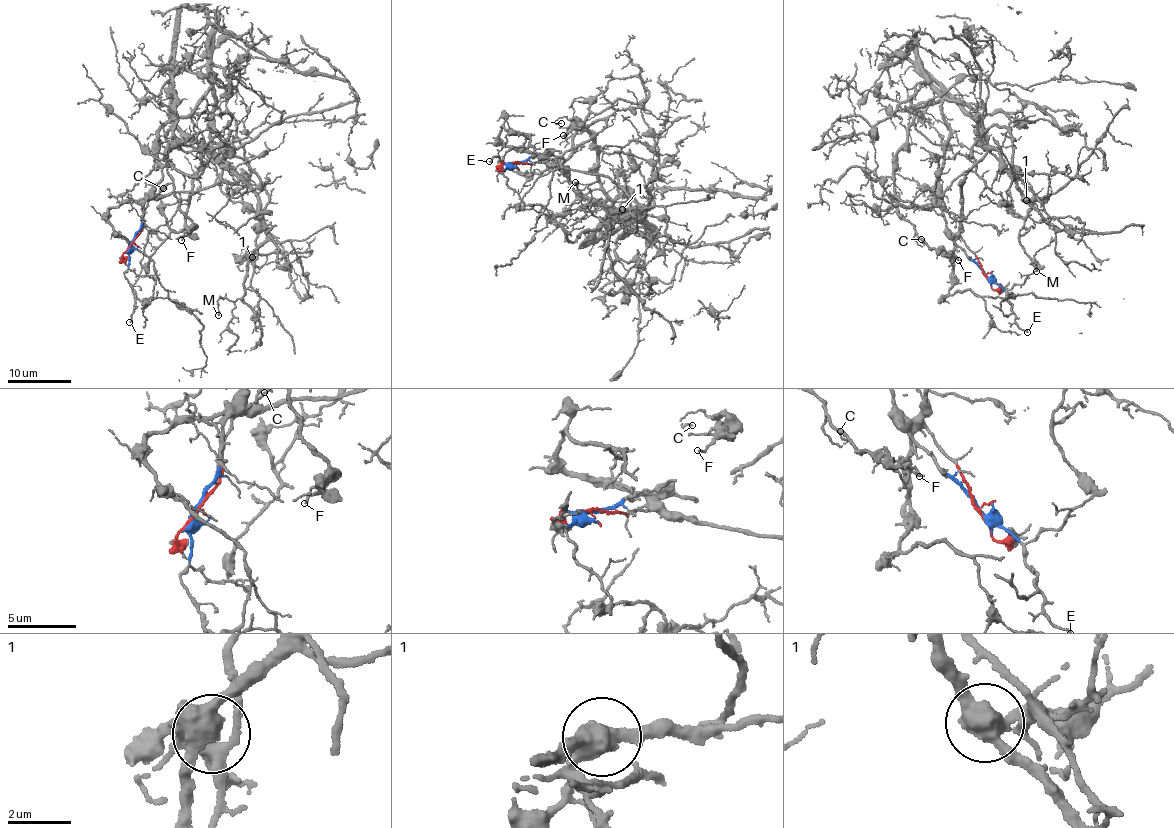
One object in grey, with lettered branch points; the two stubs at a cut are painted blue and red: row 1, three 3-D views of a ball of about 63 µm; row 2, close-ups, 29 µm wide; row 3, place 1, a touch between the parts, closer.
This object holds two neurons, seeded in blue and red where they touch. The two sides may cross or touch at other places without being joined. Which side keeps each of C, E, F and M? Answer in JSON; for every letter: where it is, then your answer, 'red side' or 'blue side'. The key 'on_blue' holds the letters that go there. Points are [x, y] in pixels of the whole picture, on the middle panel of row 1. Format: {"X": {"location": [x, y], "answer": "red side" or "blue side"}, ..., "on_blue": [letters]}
{"C": {"location": [561, 123], "answer": "red side"}, "E": {"location": [489, 161], "answer": "blue side"}, "F": {"location": [563, 135], "answer": "red side"}, "M": {"location": [575, 182], "answer": "red side"}, "on_blue": ["E"]}

